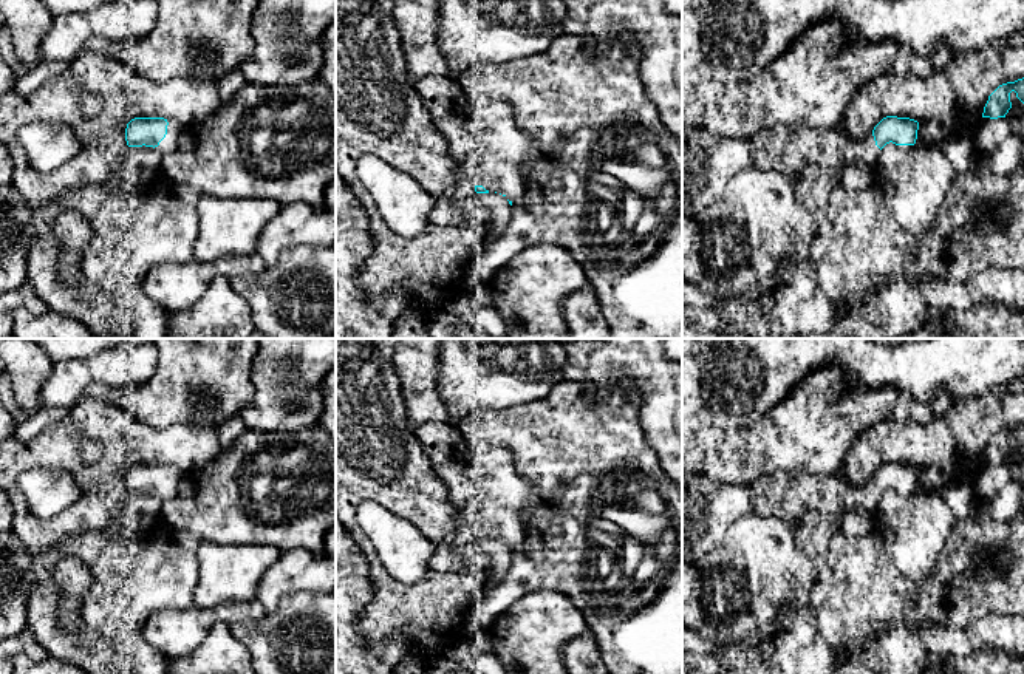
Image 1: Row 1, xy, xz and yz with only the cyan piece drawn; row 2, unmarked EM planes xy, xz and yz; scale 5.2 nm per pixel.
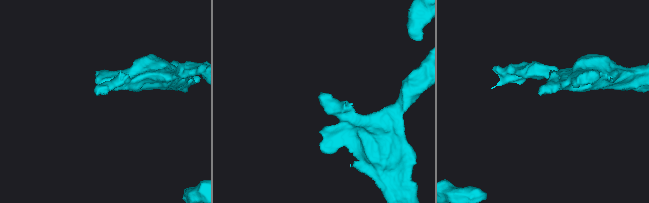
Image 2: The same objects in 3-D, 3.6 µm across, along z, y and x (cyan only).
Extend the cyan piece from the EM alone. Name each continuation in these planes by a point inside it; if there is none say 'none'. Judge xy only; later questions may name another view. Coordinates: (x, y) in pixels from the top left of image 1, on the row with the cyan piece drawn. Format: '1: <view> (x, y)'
1: xy (174, 129)

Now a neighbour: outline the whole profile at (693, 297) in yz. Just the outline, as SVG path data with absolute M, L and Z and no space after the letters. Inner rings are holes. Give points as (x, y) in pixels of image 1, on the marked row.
M682 278L682 308L702 309L719 303L719 300L705 294L699 286Z

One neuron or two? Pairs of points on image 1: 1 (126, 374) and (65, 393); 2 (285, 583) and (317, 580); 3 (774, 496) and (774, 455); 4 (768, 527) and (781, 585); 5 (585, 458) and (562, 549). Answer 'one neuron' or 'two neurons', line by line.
1: one neuron
2: one neuron
3: two neurons
4: one neuron
5: one neuron

